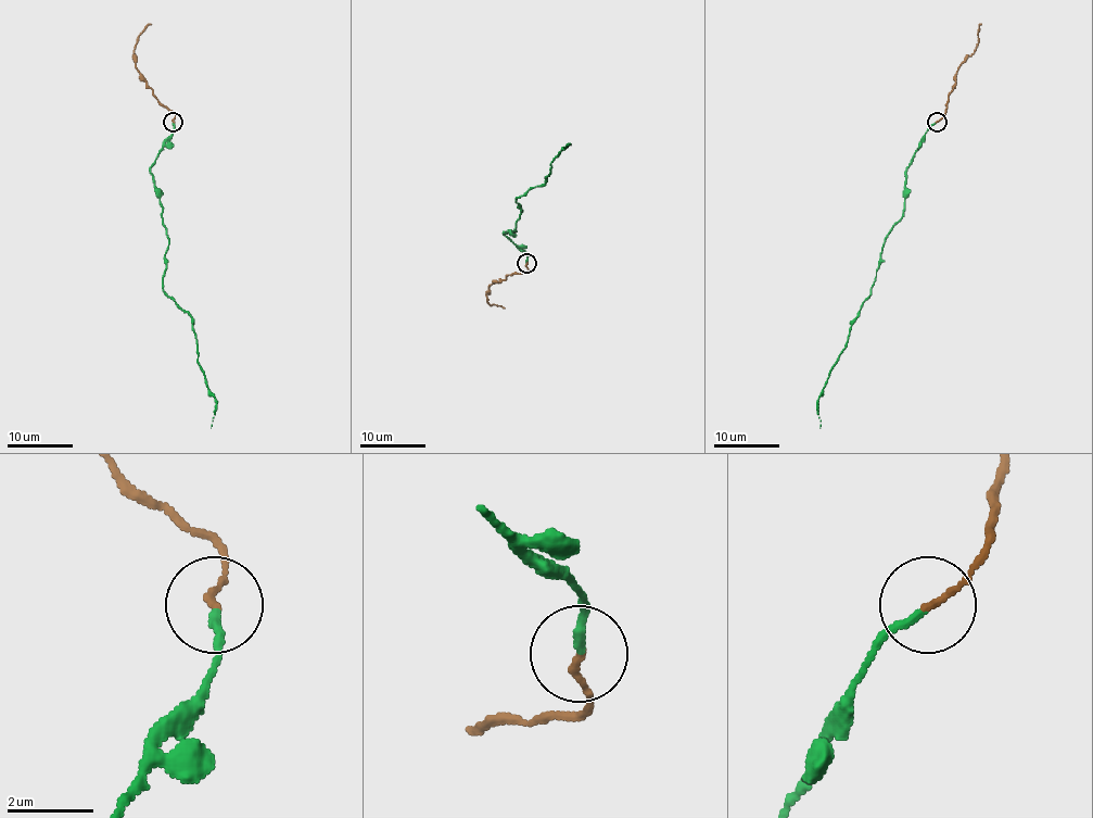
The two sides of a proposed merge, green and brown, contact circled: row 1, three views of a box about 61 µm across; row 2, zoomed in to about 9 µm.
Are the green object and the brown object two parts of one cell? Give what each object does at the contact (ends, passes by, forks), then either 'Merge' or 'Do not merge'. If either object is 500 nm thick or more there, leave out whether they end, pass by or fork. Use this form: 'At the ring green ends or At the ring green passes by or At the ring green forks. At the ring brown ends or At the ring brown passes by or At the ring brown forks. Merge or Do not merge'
At the ring green ends. At the ring brown ends. Merge

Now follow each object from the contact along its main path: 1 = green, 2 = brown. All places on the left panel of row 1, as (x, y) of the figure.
1: (174, 122), (172, 138), (151, 167), (168, 241), (162, 290), (191, 317), (198, 364), (214, 398), (211, 427)
2: (174, 122), (175, 114), (155, 98), (132, 57), (136, 38), (151, 24)

